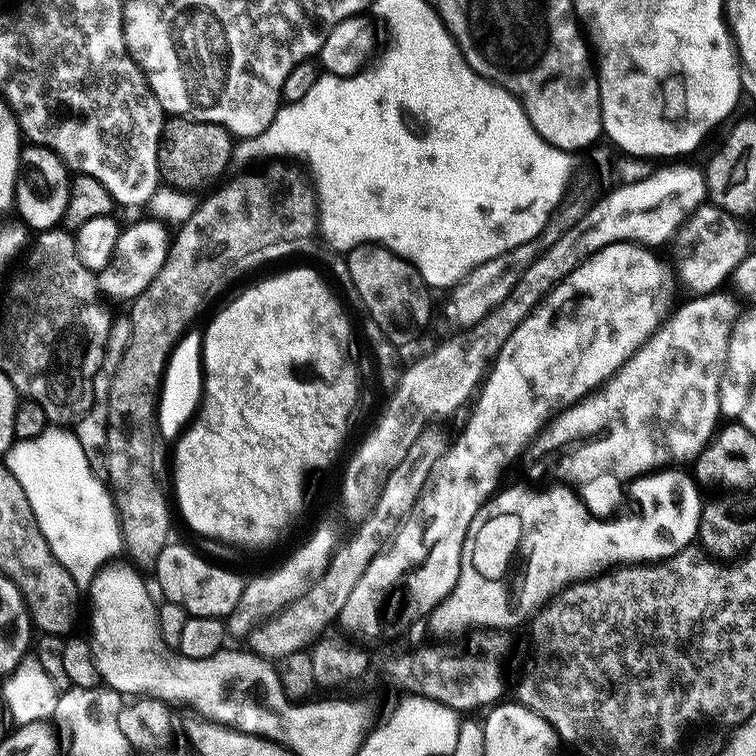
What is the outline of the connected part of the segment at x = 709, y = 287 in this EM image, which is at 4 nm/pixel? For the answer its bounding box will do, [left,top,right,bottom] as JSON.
[678,204,750,294]

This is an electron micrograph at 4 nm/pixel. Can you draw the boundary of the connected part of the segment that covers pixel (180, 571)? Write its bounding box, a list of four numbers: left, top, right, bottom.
[154,542,246,616]

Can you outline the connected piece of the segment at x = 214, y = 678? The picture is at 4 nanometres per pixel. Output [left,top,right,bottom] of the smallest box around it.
[90,569,278,733]

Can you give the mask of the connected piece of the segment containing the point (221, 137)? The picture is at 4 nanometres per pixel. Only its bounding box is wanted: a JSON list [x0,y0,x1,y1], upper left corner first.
[158,116,234,194]

